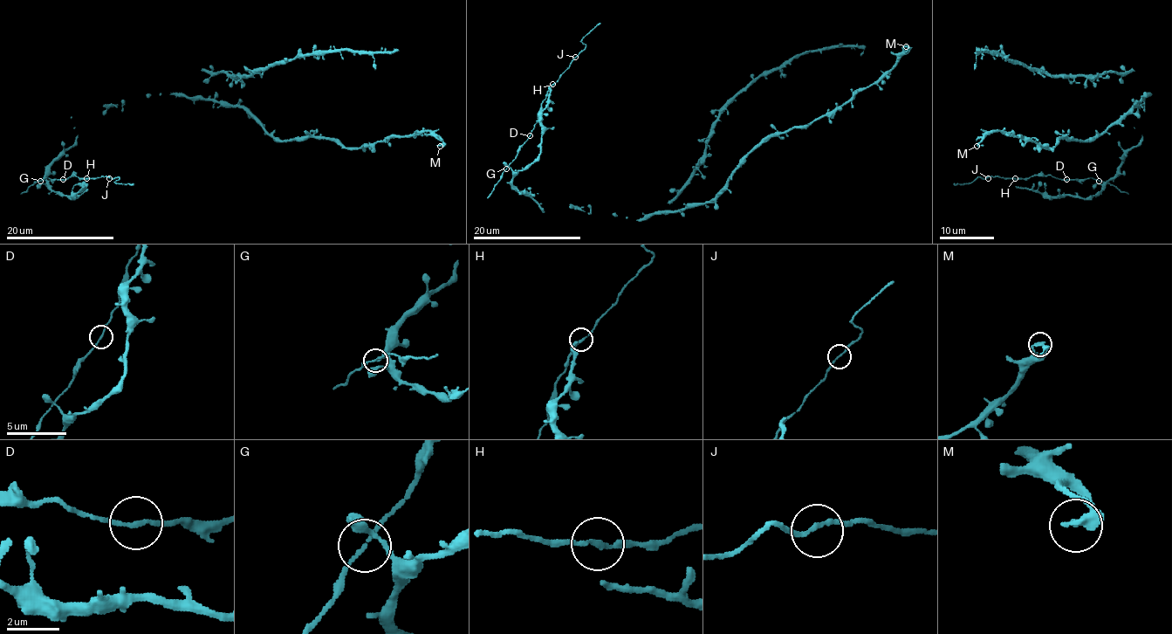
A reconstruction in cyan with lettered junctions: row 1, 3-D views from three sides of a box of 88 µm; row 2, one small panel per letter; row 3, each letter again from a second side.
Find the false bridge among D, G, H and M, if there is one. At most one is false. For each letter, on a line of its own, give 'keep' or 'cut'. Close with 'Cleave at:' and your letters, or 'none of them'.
D: keep
G: keep
H: keep
M: keep
Cleave at: none of them

